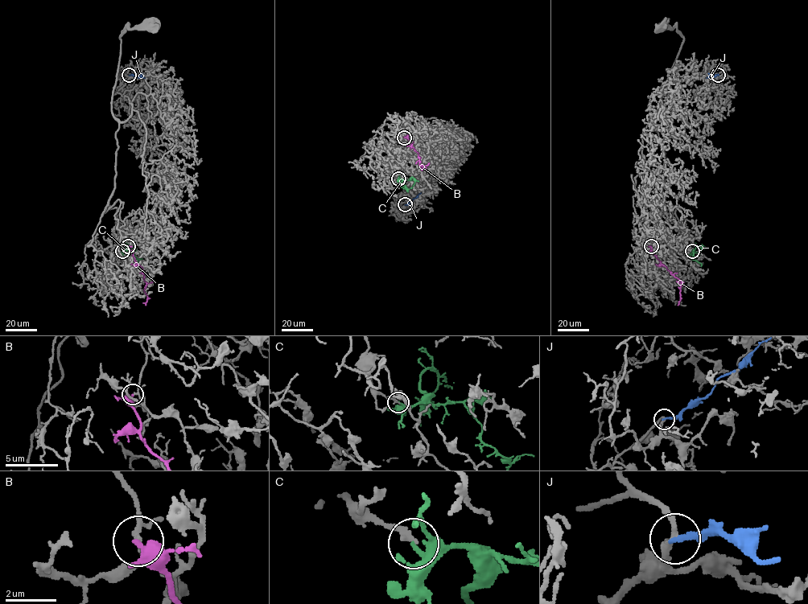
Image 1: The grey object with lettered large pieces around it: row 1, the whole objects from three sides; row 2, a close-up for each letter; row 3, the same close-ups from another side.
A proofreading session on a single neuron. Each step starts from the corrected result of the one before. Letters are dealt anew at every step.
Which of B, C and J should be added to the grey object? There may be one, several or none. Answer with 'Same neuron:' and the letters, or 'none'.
Same neuron: C

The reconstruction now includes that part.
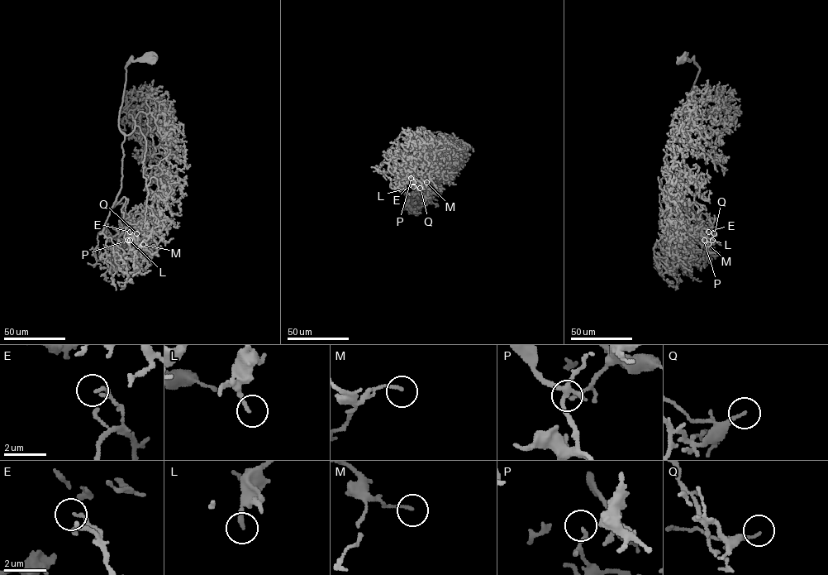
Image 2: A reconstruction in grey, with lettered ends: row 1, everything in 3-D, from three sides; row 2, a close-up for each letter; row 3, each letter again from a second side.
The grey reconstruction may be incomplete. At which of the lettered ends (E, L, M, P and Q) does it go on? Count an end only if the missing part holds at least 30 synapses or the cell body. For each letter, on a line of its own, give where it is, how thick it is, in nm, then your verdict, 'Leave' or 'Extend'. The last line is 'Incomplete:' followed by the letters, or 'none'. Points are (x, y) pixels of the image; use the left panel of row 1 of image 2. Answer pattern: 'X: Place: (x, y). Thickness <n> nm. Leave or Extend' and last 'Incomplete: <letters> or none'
E: Place: (130, 232). Thickness 100 nm. Leave
L: Place: (130, 240). Thickness 160 nm. Leave
M: Place: (143, 244). Thickness 120 nm. Leave
P: Place: (127, 240). Thickness 110 nm. Leave
Q: Place: (136, 233). Thickness 110 nm. Leave
Incomplete: none

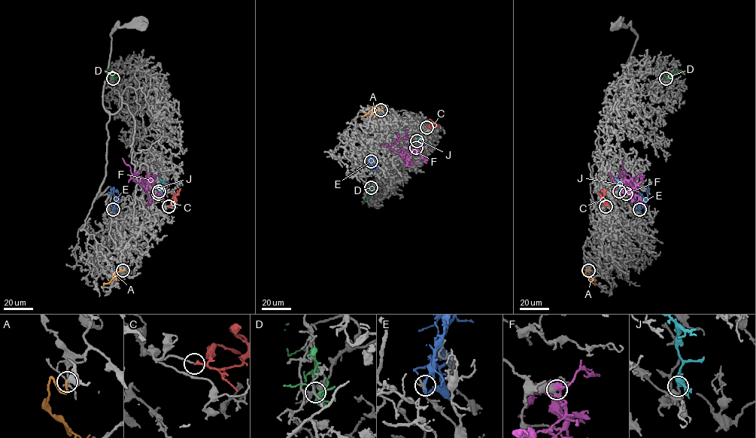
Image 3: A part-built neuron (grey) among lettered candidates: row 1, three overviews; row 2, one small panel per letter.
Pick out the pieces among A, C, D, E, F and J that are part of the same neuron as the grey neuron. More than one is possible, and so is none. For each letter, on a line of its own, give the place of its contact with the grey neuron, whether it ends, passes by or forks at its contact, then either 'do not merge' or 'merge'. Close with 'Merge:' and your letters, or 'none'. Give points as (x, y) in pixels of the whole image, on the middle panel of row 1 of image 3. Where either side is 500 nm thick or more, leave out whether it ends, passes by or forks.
A: meets grey at (381, 110); it ends there; do not merge
C: meets grey at (426, 127); it ends there; merge
D: meets grey at (371, 187); it forks there; do not merge
E: meets grey at (371, 161); it passes by; do not merge
F: meets grey at (416, 147); it forks there; do not merge
J: meets grey at (417, 141); it forks there; merge
Merge: C, J

